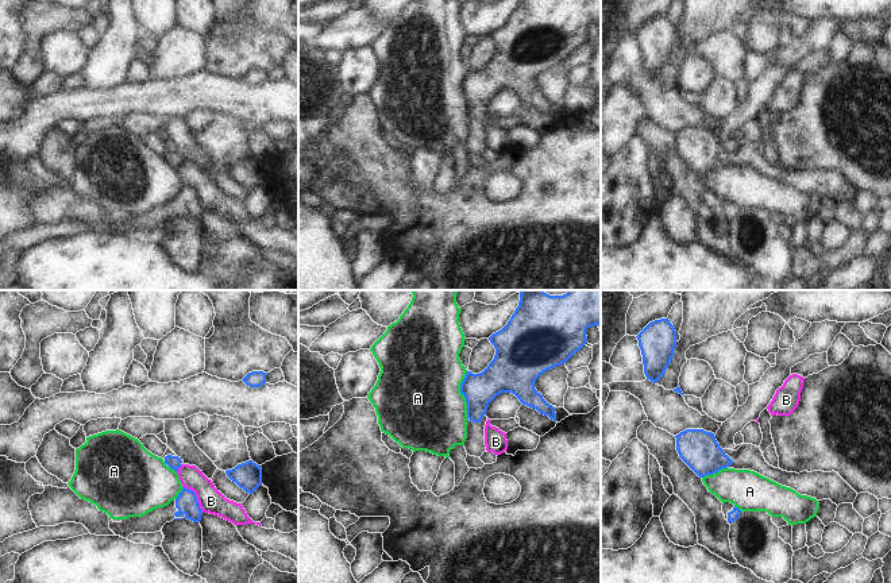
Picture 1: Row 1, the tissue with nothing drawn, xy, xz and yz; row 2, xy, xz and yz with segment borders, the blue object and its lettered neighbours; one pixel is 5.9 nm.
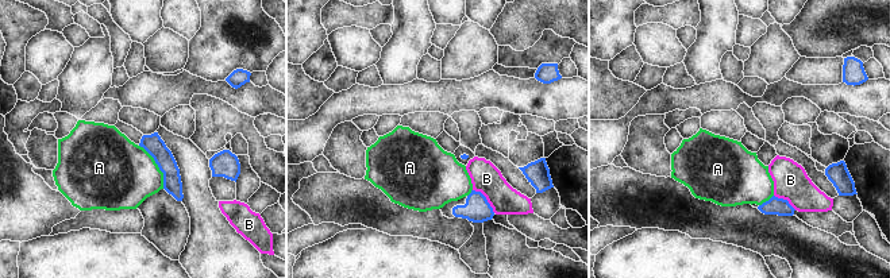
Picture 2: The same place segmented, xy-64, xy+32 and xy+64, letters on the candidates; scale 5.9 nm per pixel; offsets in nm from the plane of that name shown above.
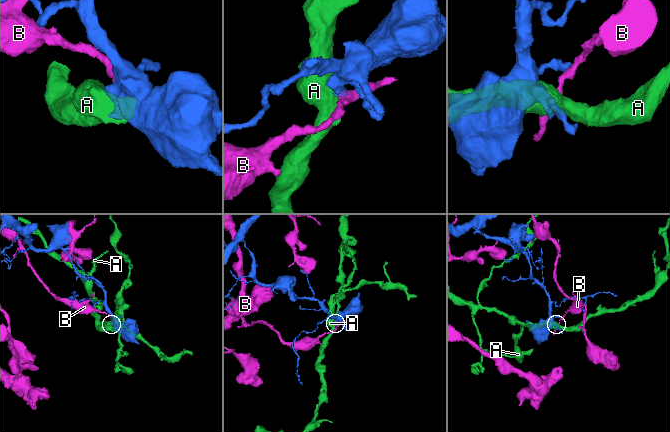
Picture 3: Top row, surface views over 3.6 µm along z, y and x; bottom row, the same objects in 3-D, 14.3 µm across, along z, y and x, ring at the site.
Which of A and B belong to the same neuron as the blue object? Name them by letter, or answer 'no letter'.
no letter

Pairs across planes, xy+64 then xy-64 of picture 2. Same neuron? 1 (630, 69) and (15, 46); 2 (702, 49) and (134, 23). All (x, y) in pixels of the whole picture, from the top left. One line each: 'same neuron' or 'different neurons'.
1: same neuron
2: different neurons

